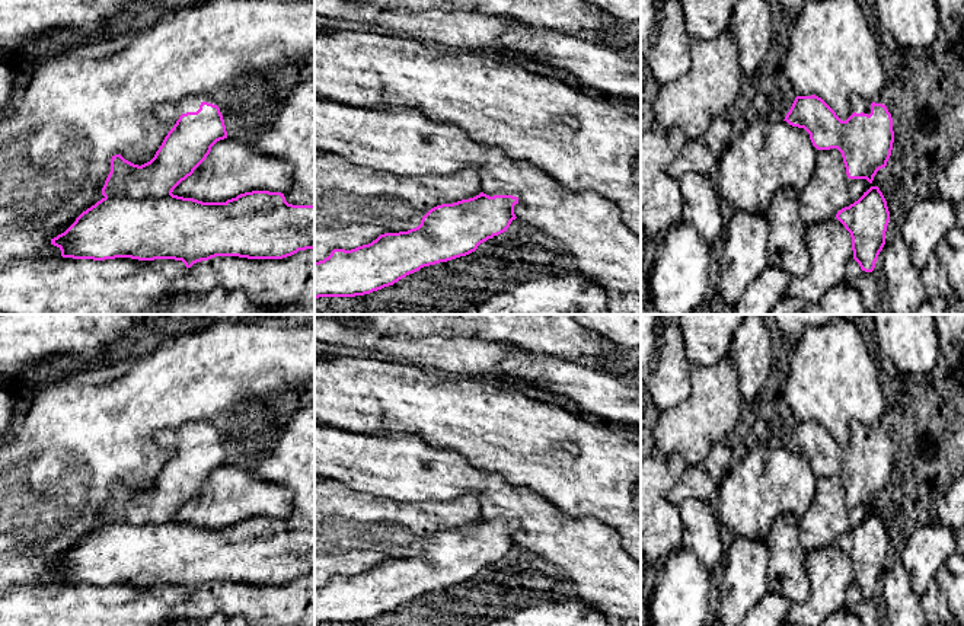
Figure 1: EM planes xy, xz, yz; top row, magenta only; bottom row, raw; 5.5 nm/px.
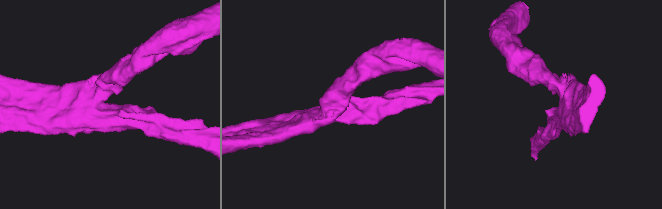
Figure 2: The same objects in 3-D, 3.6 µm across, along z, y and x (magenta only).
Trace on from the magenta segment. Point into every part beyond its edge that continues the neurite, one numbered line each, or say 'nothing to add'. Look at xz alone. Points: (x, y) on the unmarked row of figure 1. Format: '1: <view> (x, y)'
nothing to add

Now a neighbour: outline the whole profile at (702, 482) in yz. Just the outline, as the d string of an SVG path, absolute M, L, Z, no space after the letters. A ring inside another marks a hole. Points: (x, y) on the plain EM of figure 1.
M716 443L706 459L698 466L689 466L679 454L661 457L655 451L641 459L641 555L647 565L660 566L664 556L671 556L683 547L683 526L679 505L687 498L716 504L719 485L731 469L731 443Z

